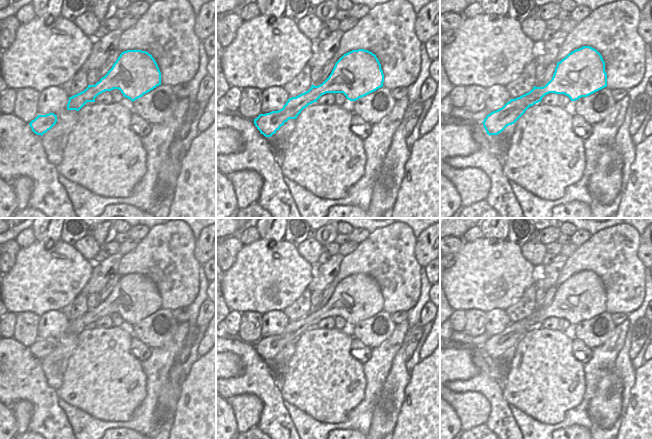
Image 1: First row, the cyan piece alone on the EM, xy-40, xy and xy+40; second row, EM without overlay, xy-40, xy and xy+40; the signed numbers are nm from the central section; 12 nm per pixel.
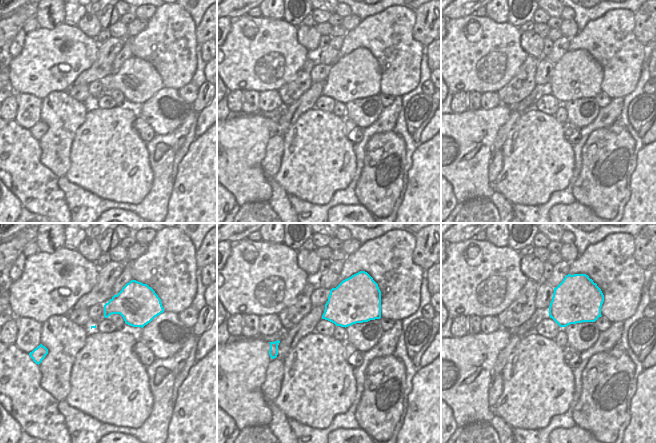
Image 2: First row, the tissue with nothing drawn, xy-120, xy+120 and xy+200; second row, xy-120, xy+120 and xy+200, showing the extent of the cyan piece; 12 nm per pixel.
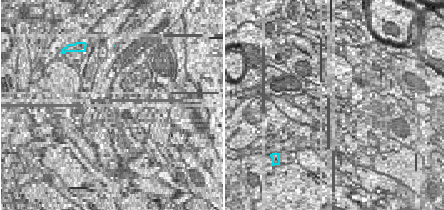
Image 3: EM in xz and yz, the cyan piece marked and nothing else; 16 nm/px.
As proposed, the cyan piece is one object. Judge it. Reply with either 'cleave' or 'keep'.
keep

